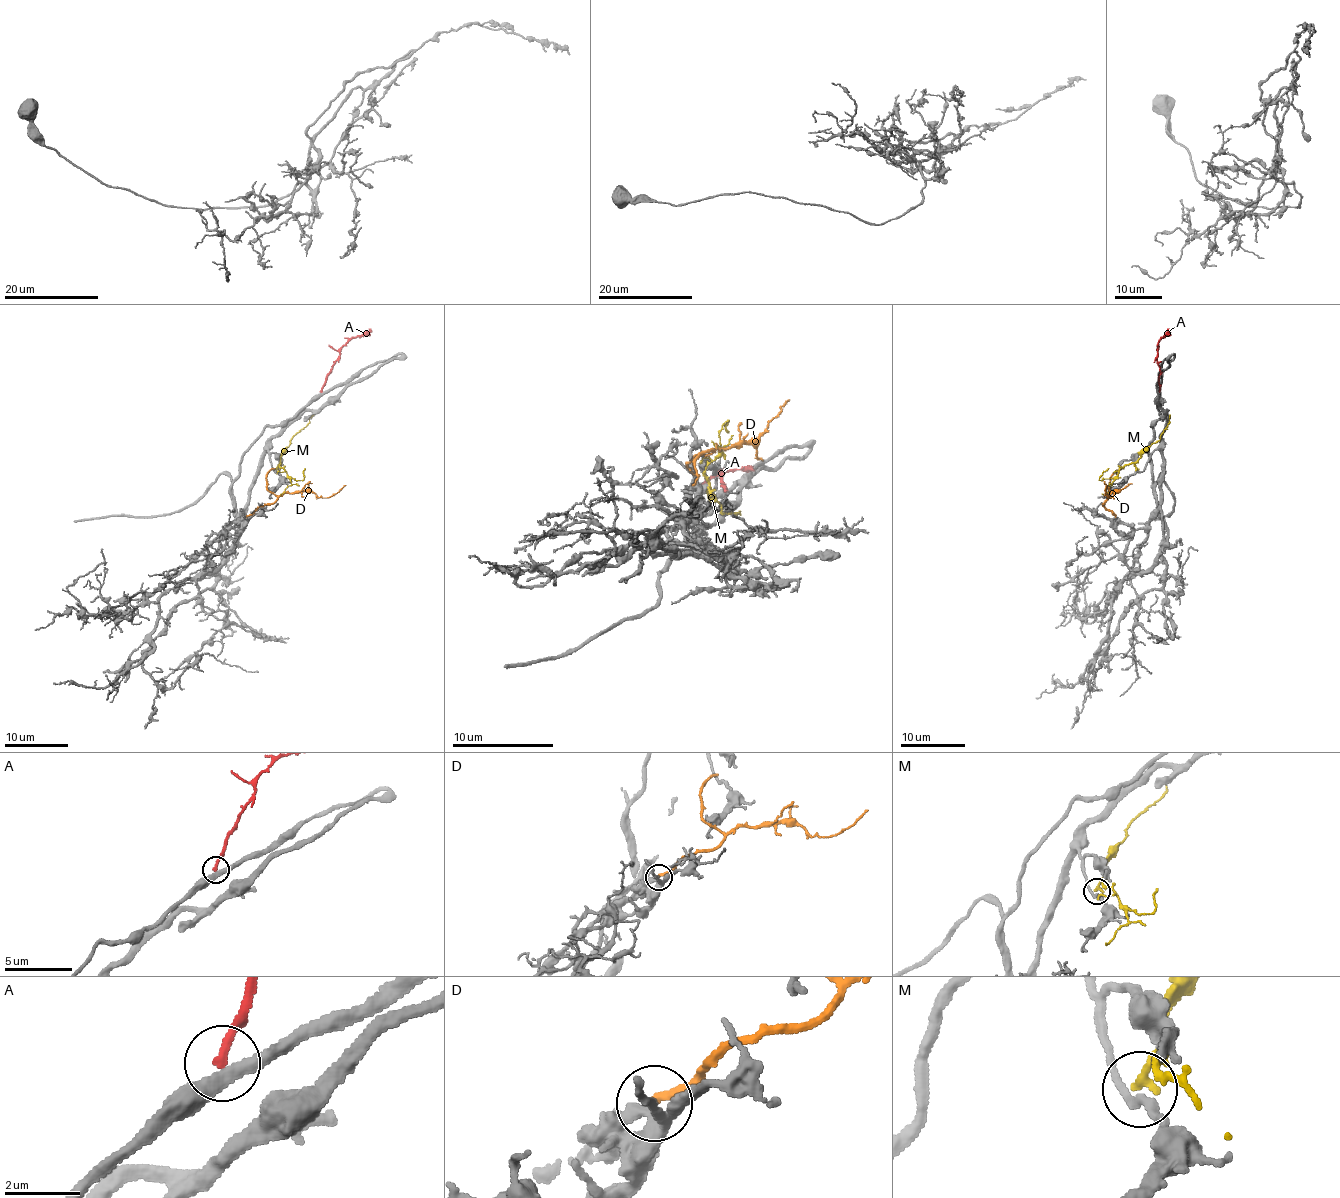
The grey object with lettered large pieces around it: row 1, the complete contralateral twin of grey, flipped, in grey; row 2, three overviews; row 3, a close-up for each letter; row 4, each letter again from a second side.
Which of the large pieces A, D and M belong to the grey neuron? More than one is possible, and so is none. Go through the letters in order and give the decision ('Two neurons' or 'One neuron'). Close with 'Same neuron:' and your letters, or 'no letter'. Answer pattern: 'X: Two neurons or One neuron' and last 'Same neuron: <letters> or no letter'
A: Two neurons
D: One neuron
M: Two neurons
Same neuron: D

